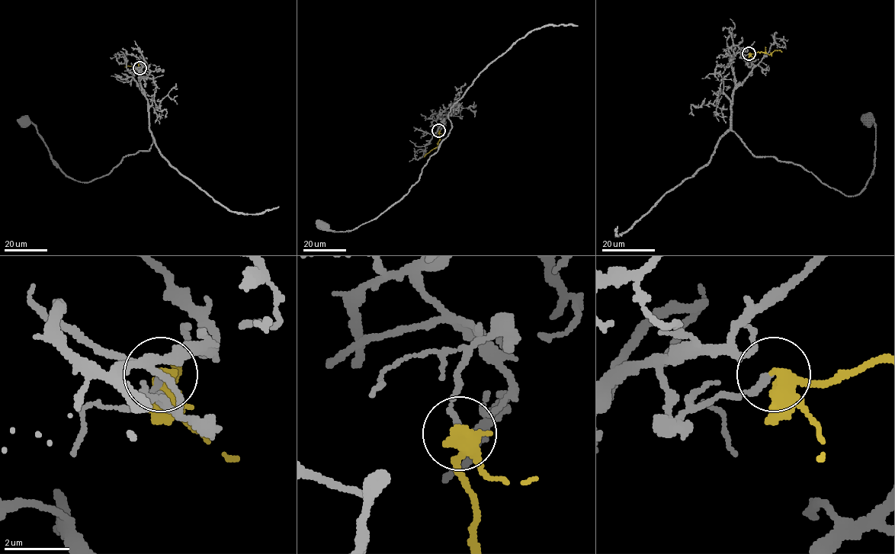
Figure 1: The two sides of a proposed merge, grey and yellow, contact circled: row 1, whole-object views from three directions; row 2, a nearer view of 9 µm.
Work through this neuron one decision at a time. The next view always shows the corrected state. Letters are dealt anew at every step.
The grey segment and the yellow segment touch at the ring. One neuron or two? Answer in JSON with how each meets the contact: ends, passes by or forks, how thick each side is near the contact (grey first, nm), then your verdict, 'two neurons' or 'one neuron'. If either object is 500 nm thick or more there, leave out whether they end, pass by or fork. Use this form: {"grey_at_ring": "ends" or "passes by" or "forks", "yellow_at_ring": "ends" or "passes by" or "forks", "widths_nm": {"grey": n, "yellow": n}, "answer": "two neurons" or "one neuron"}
{"grey_at_ring": "passes by", "yellow_at_ring": "passes by", "widths_nm": {"grey": 140, "yellow": 360}, "answer": "one neuron"}

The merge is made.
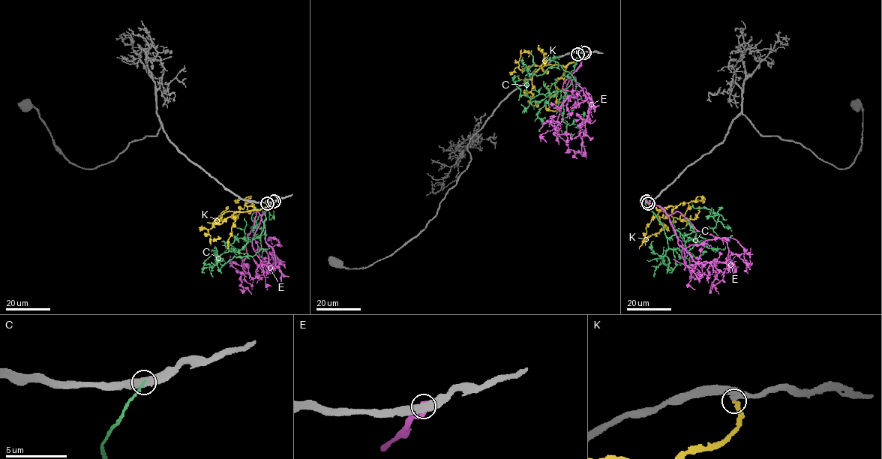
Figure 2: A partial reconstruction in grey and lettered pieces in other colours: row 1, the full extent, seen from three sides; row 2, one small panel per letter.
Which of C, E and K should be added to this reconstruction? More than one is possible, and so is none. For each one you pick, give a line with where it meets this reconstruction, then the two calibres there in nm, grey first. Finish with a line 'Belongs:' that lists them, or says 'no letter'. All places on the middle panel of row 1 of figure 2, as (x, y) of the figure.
K: contact (577, 54); calibres 360 and 240 nm
Belongs: K

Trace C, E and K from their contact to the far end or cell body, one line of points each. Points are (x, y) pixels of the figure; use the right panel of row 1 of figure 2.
C: (646, 202), (665, 235), (681, 238), (692, 255), (689, 265), (677, 264), (669, 273)
E: (646, 201), (668, 214), (679, 212), (697, 229), (727, 242), (727, 267), (715, 275), (712, 283), (718, 294)
K: (648, 203), (659, 210), (659, 223), (664, 227), (650, 236)

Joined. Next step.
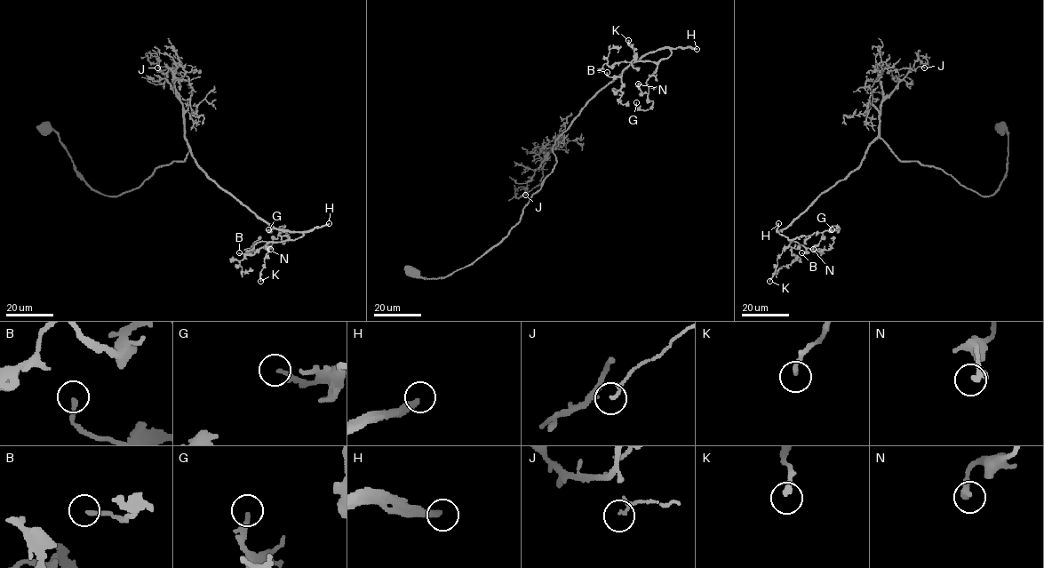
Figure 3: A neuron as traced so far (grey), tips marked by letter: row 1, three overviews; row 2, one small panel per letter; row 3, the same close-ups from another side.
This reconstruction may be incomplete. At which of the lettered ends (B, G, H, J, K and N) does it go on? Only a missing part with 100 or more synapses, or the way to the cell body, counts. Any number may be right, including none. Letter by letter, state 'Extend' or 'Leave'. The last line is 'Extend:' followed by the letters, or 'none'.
B: Leave
G: Leave
H: Extend
J: Leave
K: Leave
N: Leave
Extend: H

